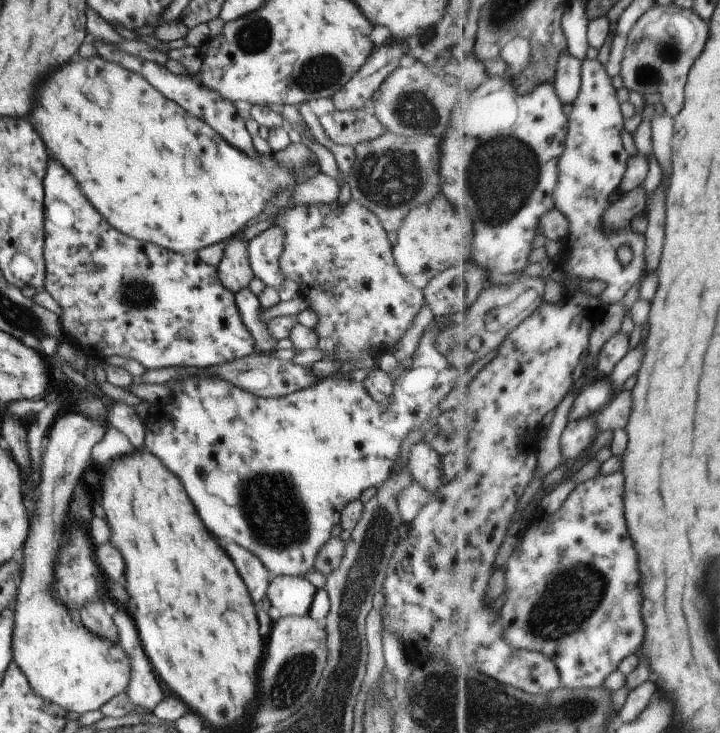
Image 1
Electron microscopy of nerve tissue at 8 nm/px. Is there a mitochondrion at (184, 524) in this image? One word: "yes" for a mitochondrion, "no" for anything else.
no

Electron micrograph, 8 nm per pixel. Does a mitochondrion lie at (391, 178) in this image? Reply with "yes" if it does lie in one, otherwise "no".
yes

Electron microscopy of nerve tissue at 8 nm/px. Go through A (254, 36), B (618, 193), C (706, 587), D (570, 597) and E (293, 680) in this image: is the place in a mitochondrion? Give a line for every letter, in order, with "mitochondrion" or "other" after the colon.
A: mitochondrion
B: other
C: other
D: mitochondrion
E: mitochondrion

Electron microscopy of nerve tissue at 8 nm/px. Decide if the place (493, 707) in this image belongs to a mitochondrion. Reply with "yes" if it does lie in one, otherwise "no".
yes

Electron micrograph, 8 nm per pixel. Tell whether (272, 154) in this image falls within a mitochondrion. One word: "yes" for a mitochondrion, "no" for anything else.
no

